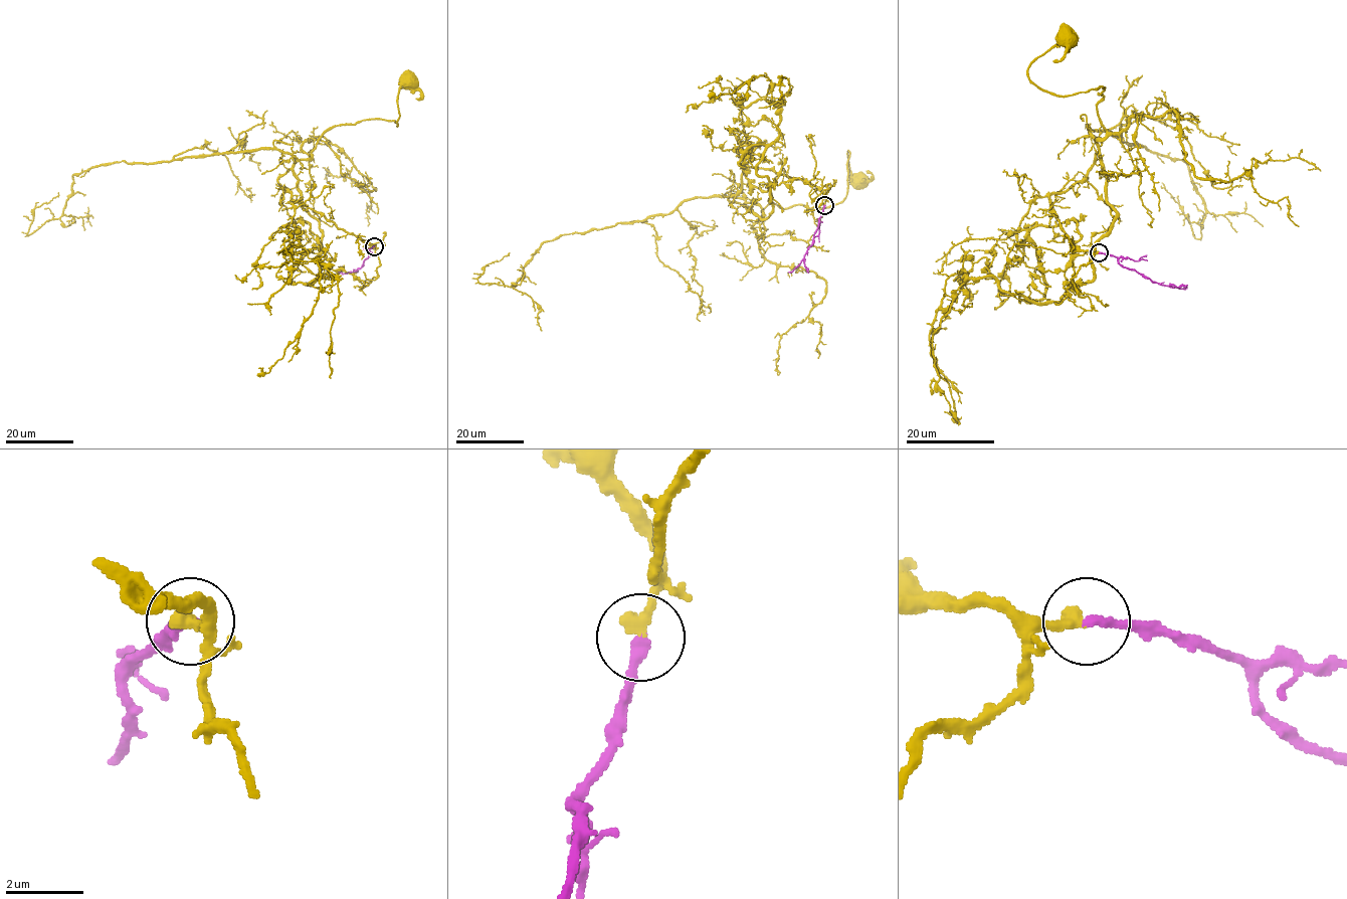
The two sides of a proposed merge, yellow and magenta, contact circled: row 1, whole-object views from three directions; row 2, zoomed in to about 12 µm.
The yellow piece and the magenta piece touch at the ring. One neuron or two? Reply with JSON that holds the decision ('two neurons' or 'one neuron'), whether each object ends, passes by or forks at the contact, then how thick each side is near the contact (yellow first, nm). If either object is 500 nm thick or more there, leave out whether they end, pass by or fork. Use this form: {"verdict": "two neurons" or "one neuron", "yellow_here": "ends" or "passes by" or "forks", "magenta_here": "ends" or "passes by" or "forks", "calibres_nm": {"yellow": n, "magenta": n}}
{"verdict": "one neuron", "yellow_here": "ends", "magenta_here": "ends", "calibres_nm": {"yellow": 400, "magenta": 280}}

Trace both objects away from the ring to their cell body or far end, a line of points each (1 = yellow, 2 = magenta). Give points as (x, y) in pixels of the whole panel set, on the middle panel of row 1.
1: (824, 205), (813, 185), (753, 168), (728, 199), (761, 210), (839, 203), (848, 151), (848, 171), (861, 179)
2: (824, 205), (813, 242), (802, 260), (788, 272)

